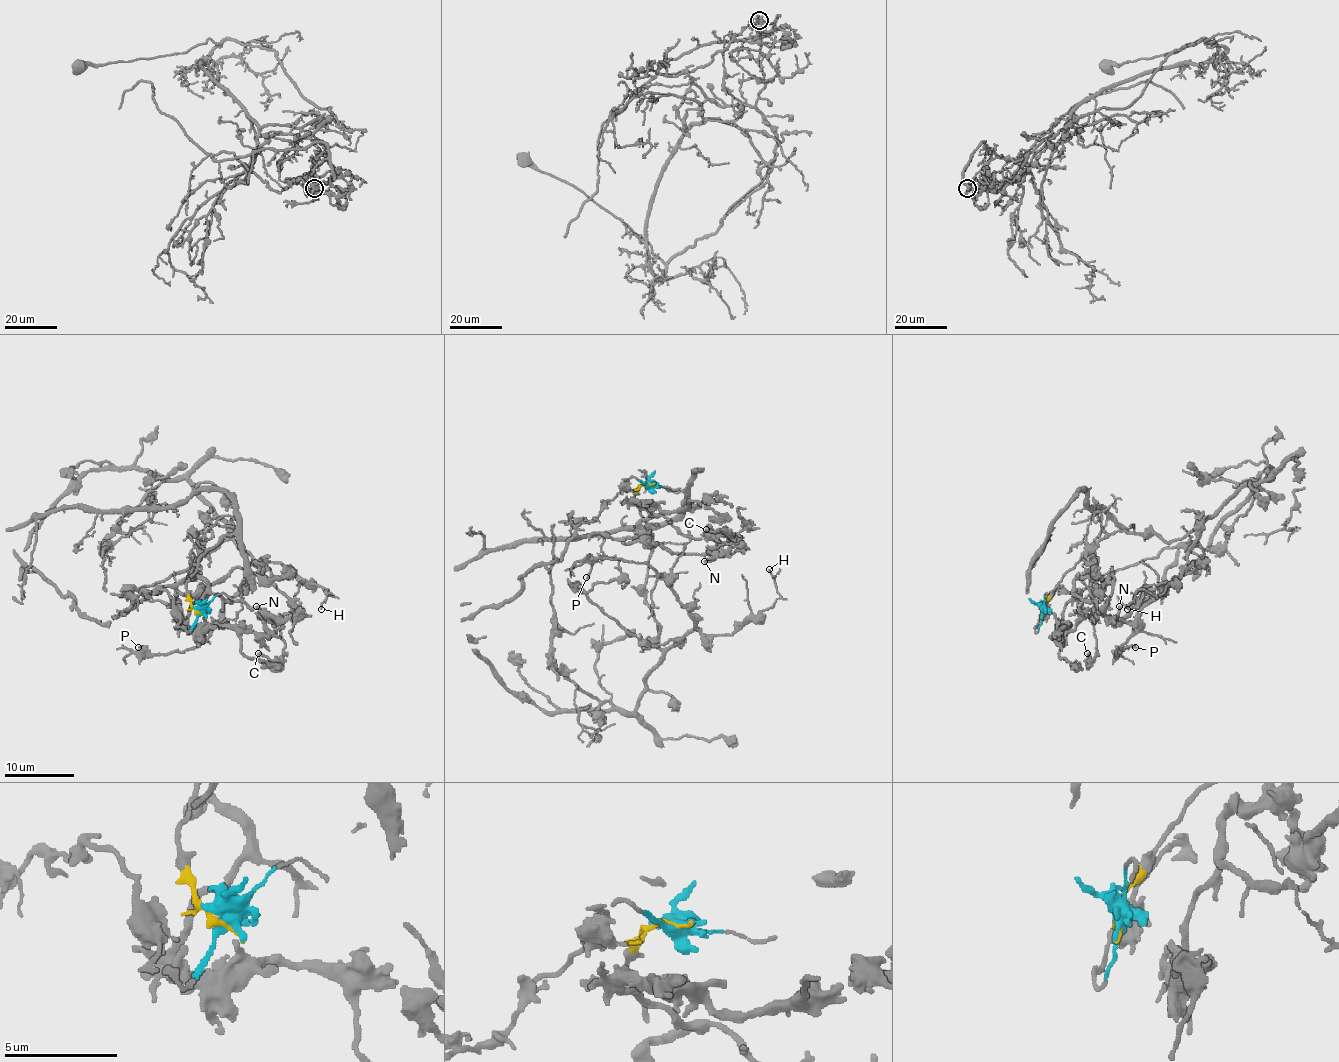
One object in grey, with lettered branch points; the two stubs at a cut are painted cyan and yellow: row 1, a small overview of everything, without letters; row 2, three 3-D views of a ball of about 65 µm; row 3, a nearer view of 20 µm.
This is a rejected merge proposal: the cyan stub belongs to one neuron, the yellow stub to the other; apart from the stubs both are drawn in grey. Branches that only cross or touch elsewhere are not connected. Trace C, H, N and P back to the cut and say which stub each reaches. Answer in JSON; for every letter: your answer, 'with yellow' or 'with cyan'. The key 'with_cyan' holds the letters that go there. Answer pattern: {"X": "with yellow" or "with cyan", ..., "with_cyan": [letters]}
{"C": "with cyan", "H": "with yellow", "N": "with cyan", "P": "with yellow", "with_cyan": ["C", "N"]}

